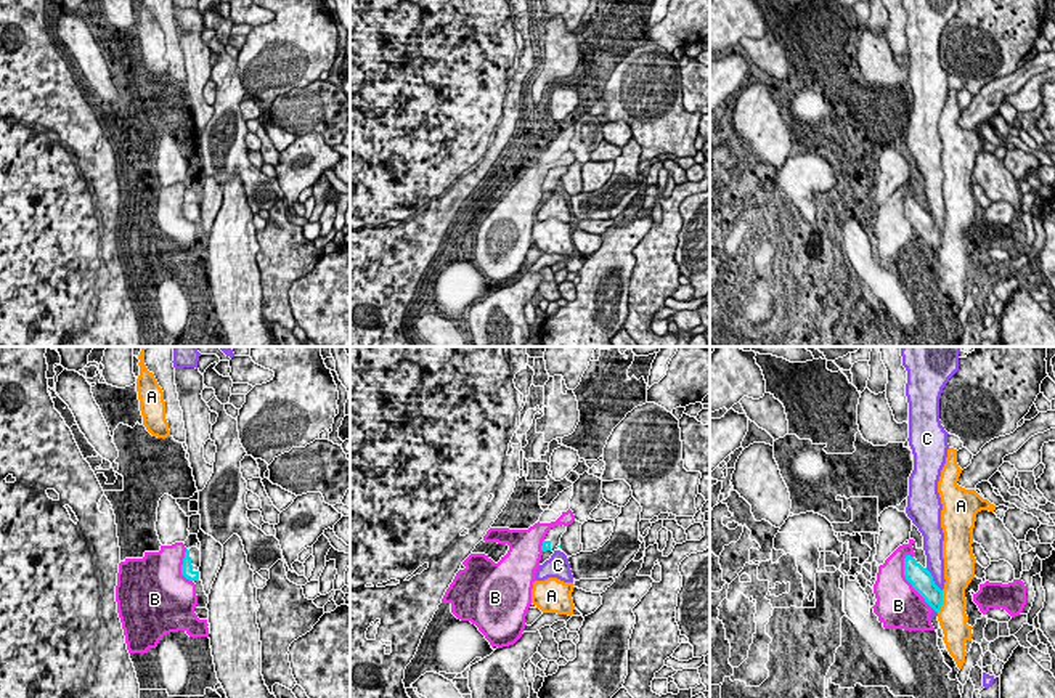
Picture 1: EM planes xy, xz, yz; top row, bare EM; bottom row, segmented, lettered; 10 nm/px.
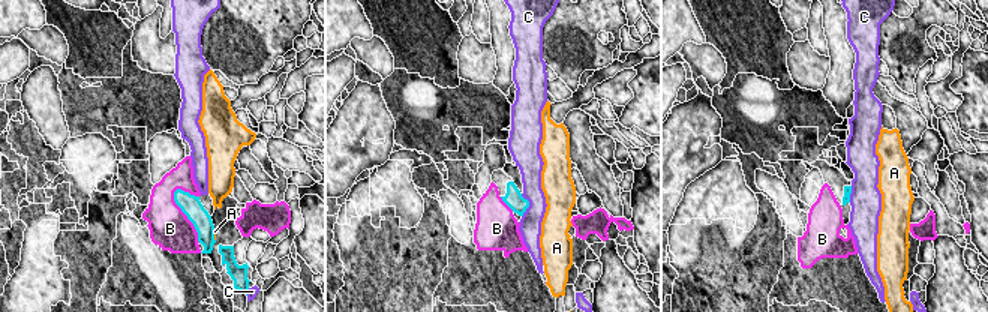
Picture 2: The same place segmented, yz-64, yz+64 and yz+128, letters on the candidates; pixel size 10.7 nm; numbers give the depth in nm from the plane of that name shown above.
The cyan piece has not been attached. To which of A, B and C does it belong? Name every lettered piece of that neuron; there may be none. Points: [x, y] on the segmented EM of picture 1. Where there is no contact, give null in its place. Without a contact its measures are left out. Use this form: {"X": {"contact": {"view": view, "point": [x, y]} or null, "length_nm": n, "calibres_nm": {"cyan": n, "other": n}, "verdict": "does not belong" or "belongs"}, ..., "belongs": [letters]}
{"A": {"contact": {"view": "yz", "point": [941, 602]}, "length_nm": 240, "calibres_nm": {"cyan": 200, "other": 280}, "verdict": "does not belong"}, "B": {"contact": {"view": "yz", "point": [908, 580]}, "length_nm": 600, "calibres_nm": {"cyan": 220, "other": 440}, "verdict": "does not belong"}, "C": {"contact": {"view": "yz", "point": [932, 580]}, "length_nm": 300, "calibres_nm": {"cyan": 220, "other": 190}, "verdict": "does not belong"}, "belongs": []}

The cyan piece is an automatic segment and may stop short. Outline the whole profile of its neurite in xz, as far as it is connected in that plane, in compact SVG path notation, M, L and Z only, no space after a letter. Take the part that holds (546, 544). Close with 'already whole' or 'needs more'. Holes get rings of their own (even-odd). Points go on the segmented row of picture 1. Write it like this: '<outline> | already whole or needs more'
M559 525L559 526L554 526L548 531L544 541L543 541L543 546L541 546L541 550L546 552L546 550L557 550L559 546L560 546L560 538L562 534L567 531L567 526L564 525Z | needs more

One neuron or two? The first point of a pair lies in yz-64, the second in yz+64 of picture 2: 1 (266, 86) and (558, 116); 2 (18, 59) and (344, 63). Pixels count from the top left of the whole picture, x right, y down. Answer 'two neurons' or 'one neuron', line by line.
1: one neuron
2: one neuron

